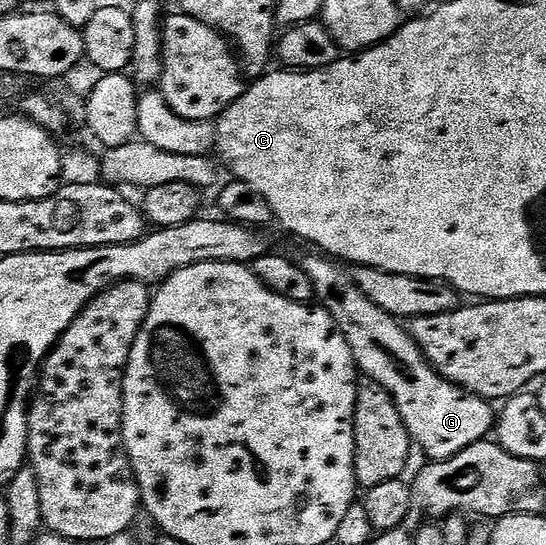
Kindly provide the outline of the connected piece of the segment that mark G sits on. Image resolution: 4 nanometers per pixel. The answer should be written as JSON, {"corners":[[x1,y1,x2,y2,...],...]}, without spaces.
{"corners":[[311,253,307,260,302,260,302,267,305,273,309,273,309,281,313,281,315,290,315,303,322,307,333,317,341,337,349,345,353,353,353,361,360,372,363,371,368,380,372,383,379,383,390,393,397,409,401,413,401,421,405,421,405,429,411,434,411,442,416,448,419,447,427,454,428,460,448,459,461,449,469,449,469,445,484,442,487,435,492,434,497,423,497,411,488,400,482,399,479,395,471,395,455,383,450,383,448,379,442,379,435,368,423,355,423,350,416,345,411,338,408,328,398,319,394,319,385,309,377,309,365,293,361,293,355,284,354,274,350,270,344,269,338,262,328,261,322,254]]}

